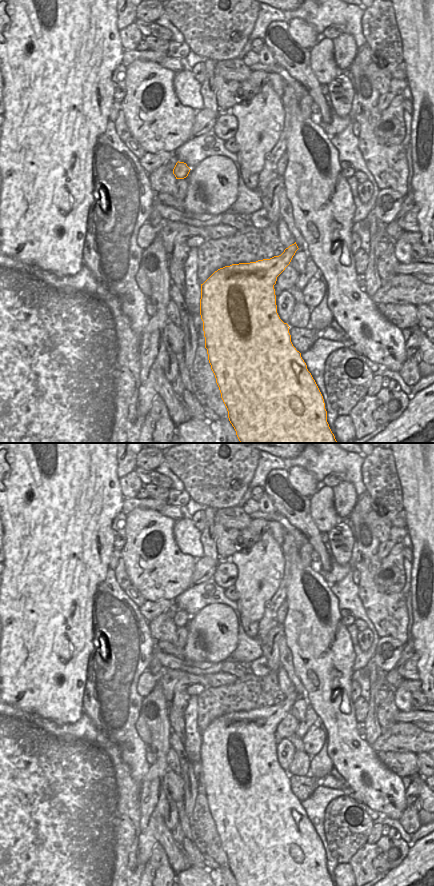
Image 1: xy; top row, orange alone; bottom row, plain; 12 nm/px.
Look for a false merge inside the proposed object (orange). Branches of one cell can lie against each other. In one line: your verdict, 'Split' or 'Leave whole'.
Leave whole

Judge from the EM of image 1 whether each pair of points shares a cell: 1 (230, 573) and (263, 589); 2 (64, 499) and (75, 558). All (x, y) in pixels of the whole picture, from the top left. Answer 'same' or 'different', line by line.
1: different
2: same

